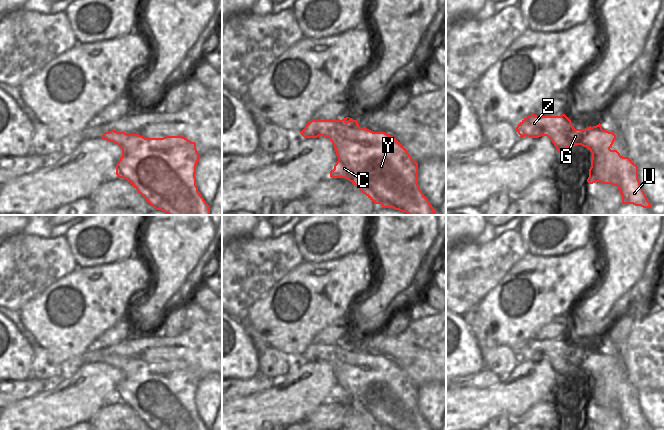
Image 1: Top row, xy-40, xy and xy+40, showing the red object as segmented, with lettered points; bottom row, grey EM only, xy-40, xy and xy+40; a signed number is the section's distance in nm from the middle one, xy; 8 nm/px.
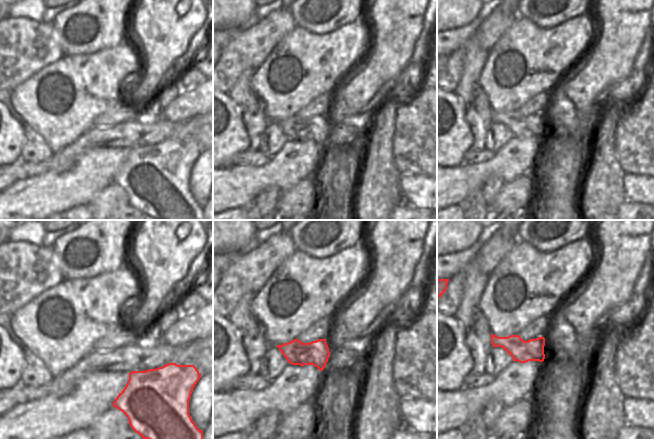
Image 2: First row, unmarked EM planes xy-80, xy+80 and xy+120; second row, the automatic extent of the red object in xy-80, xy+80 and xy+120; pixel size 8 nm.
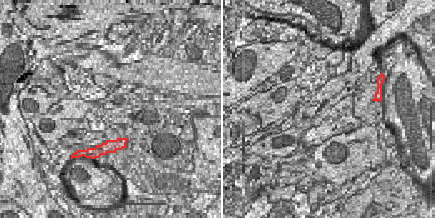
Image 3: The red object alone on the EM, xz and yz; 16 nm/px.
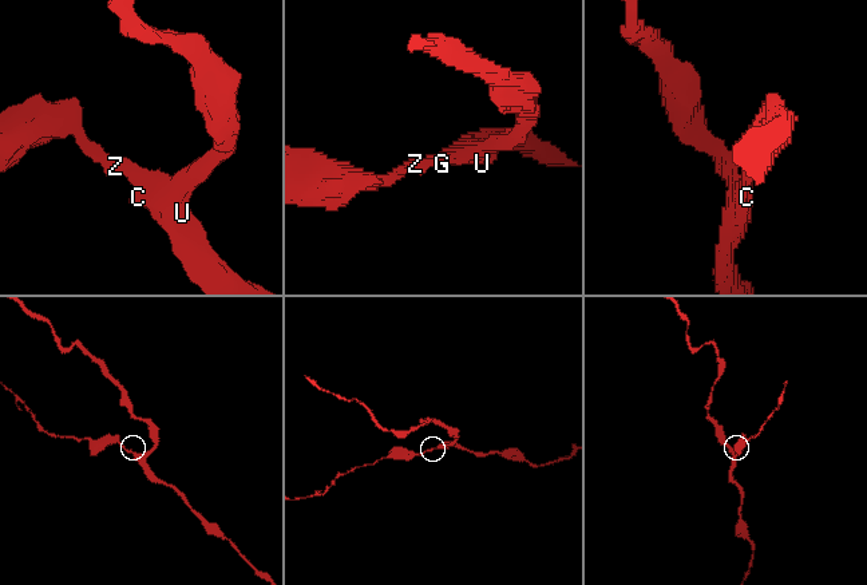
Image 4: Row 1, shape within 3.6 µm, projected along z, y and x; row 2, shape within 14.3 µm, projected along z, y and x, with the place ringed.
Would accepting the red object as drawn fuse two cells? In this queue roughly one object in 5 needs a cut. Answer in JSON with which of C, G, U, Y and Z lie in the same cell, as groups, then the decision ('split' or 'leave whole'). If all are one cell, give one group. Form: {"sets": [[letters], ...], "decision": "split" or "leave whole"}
{"sets": [["C", "G", "U", "Y", "Z"]], "decision": "leave whole"}

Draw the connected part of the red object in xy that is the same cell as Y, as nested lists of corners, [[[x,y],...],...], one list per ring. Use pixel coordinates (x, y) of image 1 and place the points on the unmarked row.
[[[315,344],[300,356],[304,362],[329,362],[338,385],[331,402],[345,402],[375,428],[432,430],[418,409],[418,387],[385,356],[361,352],[357,344]]]

